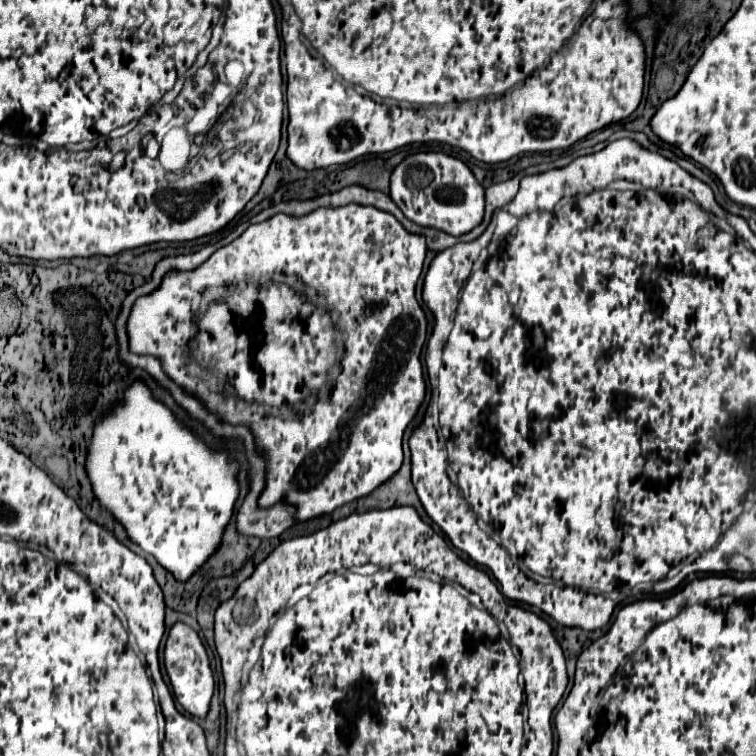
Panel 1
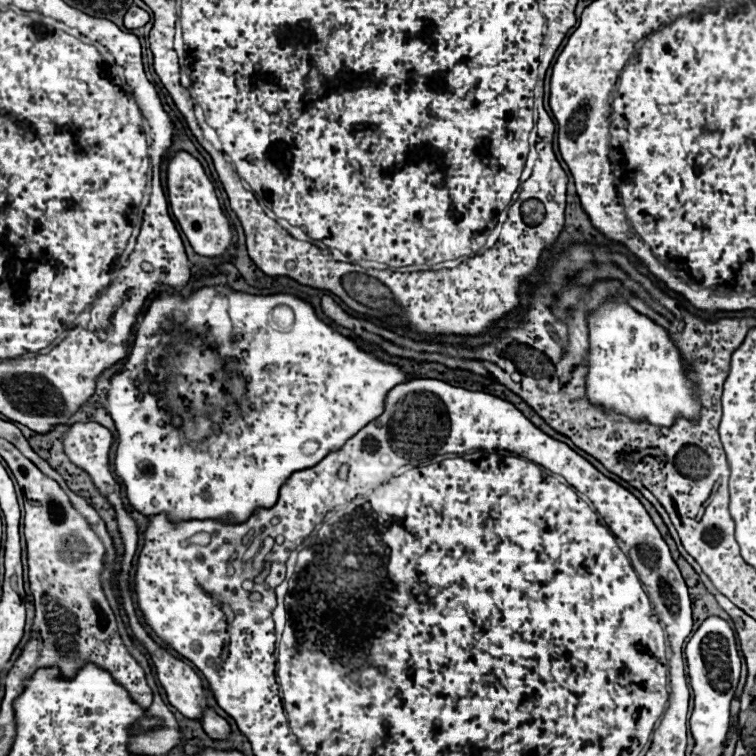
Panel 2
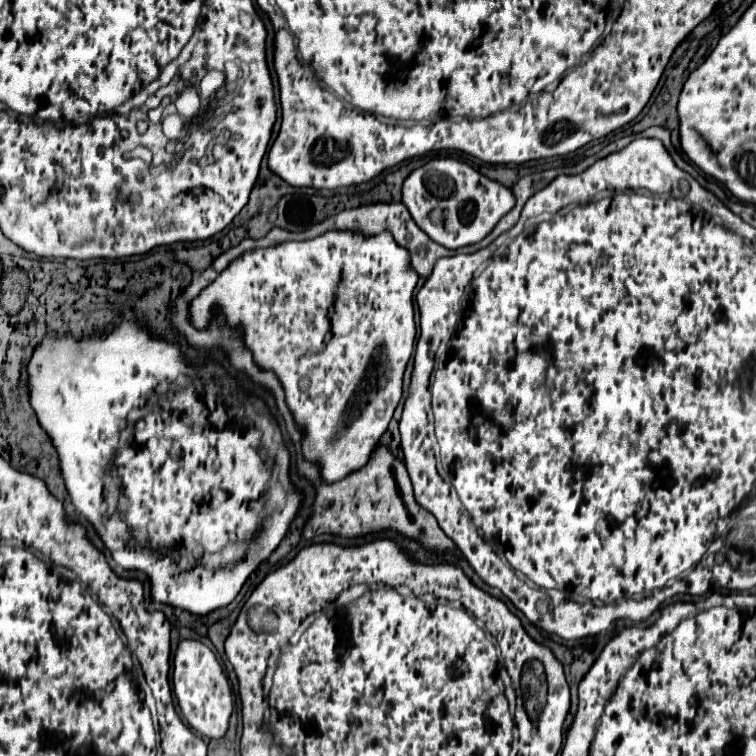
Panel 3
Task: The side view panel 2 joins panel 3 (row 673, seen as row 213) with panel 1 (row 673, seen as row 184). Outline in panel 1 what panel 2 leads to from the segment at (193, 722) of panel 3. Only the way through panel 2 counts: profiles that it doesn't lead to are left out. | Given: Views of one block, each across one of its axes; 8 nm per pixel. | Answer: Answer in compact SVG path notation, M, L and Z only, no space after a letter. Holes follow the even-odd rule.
M176 622L168 634L166 648L164 648L164 666L174 690L176 700L182 704L182 708L198 718L206 718L210 710L210 700L214 696L214 674L210 668L210 660L206 654L206 648L200 640L200 636L186 624Z

